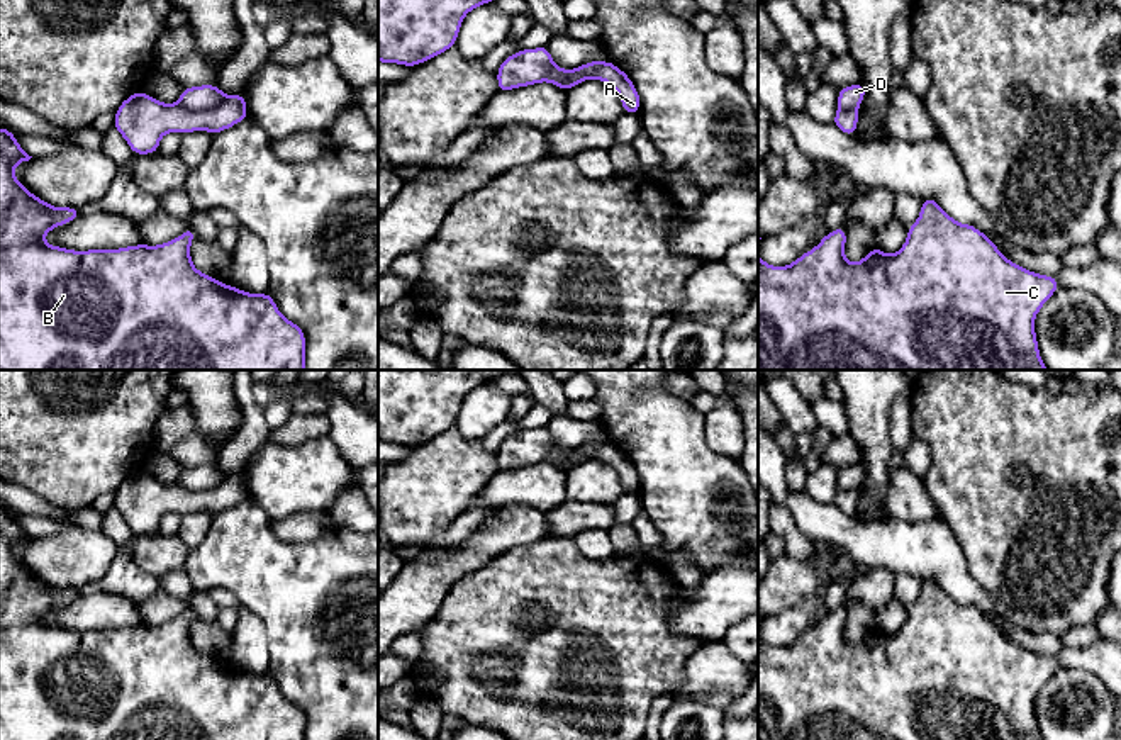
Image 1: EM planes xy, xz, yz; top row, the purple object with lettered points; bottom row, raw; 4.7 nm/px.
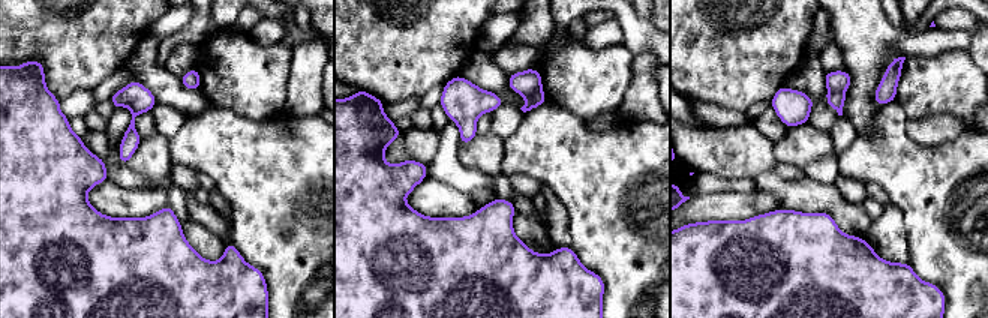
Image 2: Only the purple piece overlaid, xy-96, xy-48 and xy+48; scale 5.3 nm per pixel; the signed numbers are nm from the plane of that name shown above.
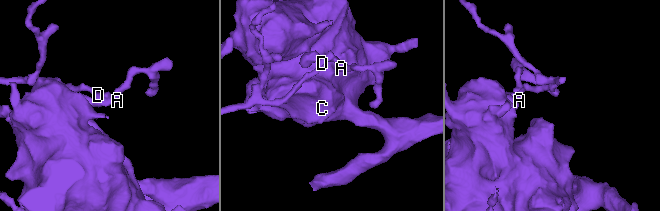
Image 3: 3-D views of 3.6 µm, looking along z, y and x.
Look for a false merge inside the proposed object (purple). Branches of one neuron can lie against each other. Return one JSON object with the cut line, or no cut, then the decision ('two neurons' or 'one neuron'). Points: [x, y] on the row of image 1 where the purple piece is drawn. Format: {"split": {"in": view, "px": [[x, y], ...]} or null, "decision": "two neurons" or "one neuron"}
{"split": {"in": "xy", "px": [[226, 97], [209, 109], [185, 109], [178, 104]]}, "decision": "two neurons"}

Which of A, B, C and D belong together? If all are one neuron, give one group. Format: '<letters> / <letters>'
A B C / D

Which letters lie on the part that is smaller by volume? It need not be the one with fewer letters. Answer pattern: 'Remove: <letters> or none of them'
Remove: D

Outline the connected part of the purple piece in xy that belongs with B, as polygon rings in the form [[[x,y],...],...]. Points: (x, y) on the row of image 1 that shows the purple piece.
[[[0,127],[0,370],[305,370],[302,328],[278,311],[268,292],[249,294],[198,272],[190,258],[190,246],[197,236],[190,226],[181,236],[158,246],[76,251],[47,244],[44,234],[78,219],[80,209],[49,205],[17,180],[14,168],[31,158],[14,132]]]

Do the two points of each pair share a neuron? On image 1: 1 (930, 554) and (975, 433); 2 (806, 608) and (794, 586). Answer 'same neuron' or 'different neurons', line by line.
1: different neurons
2: different neurons

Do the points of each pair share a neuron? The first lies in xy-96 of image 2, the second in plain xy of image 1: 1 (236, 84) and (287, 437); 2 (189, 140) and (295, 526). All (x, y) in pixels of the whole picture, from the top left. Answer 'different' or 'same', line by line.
1: different
2: different

